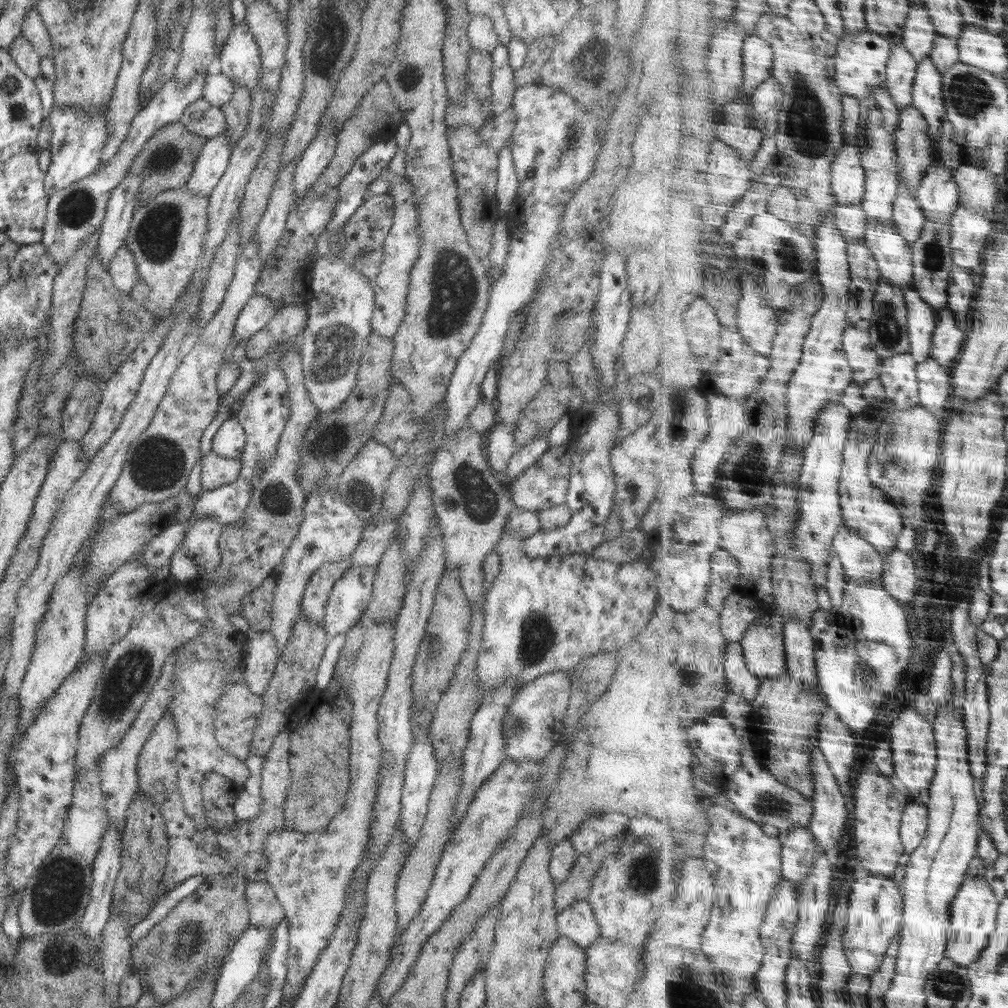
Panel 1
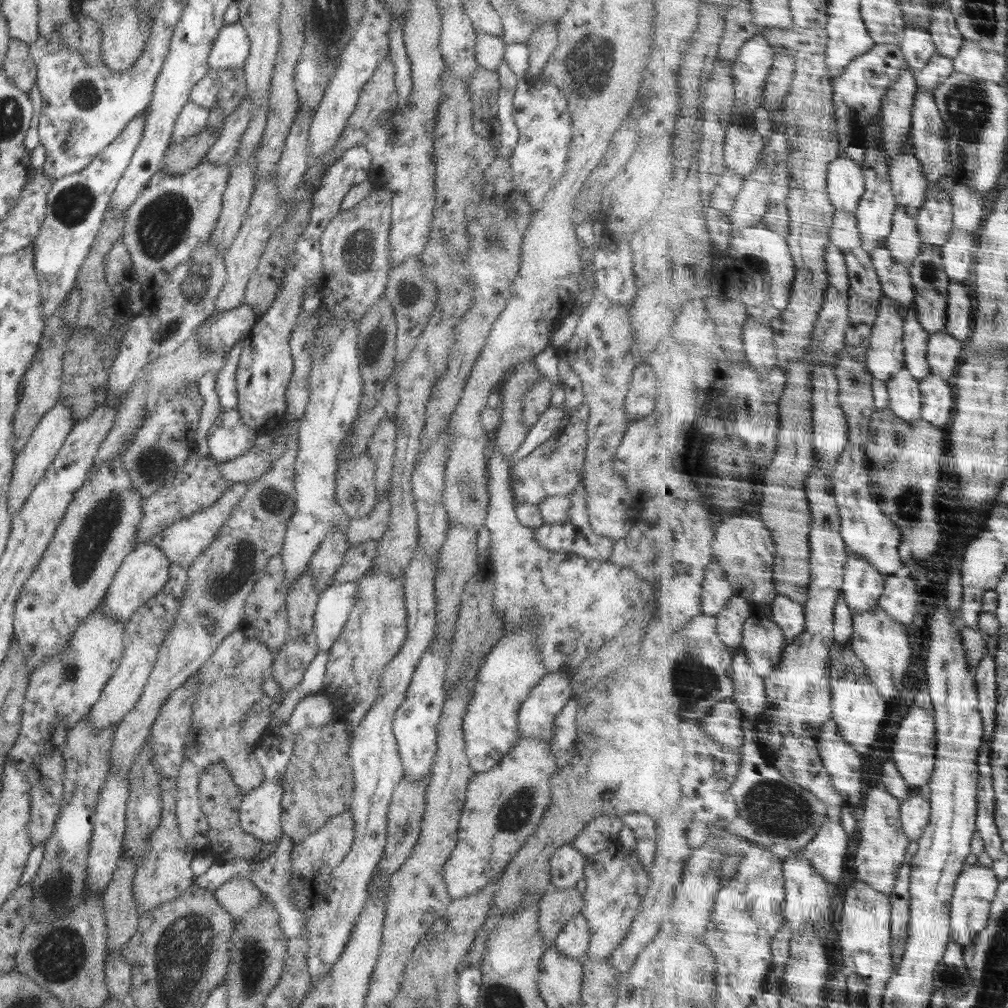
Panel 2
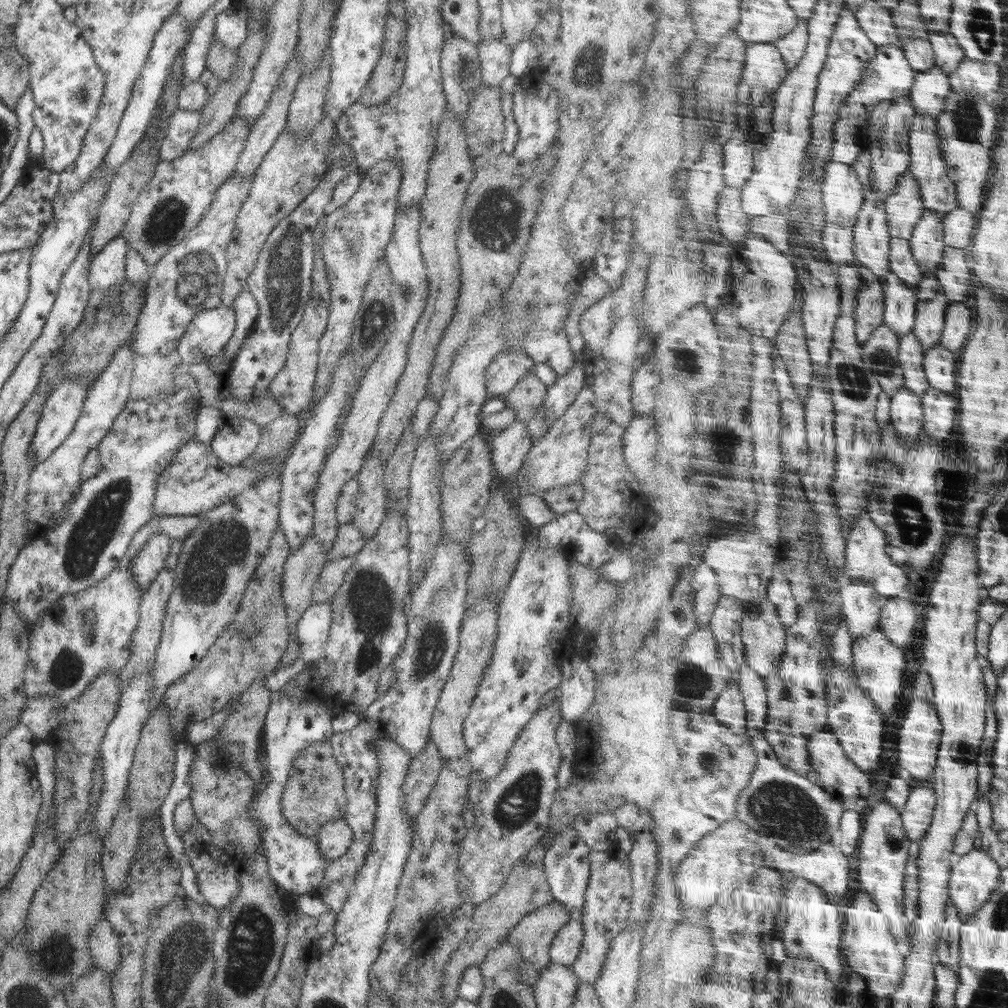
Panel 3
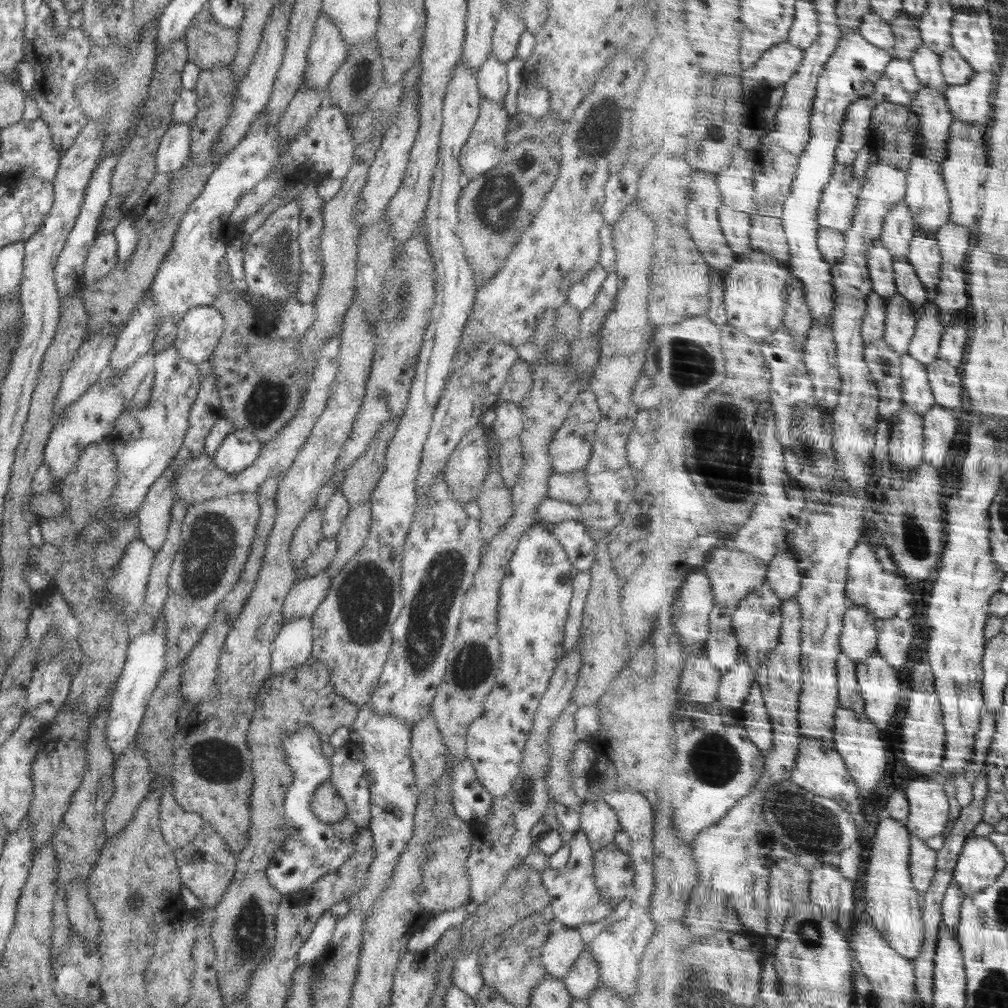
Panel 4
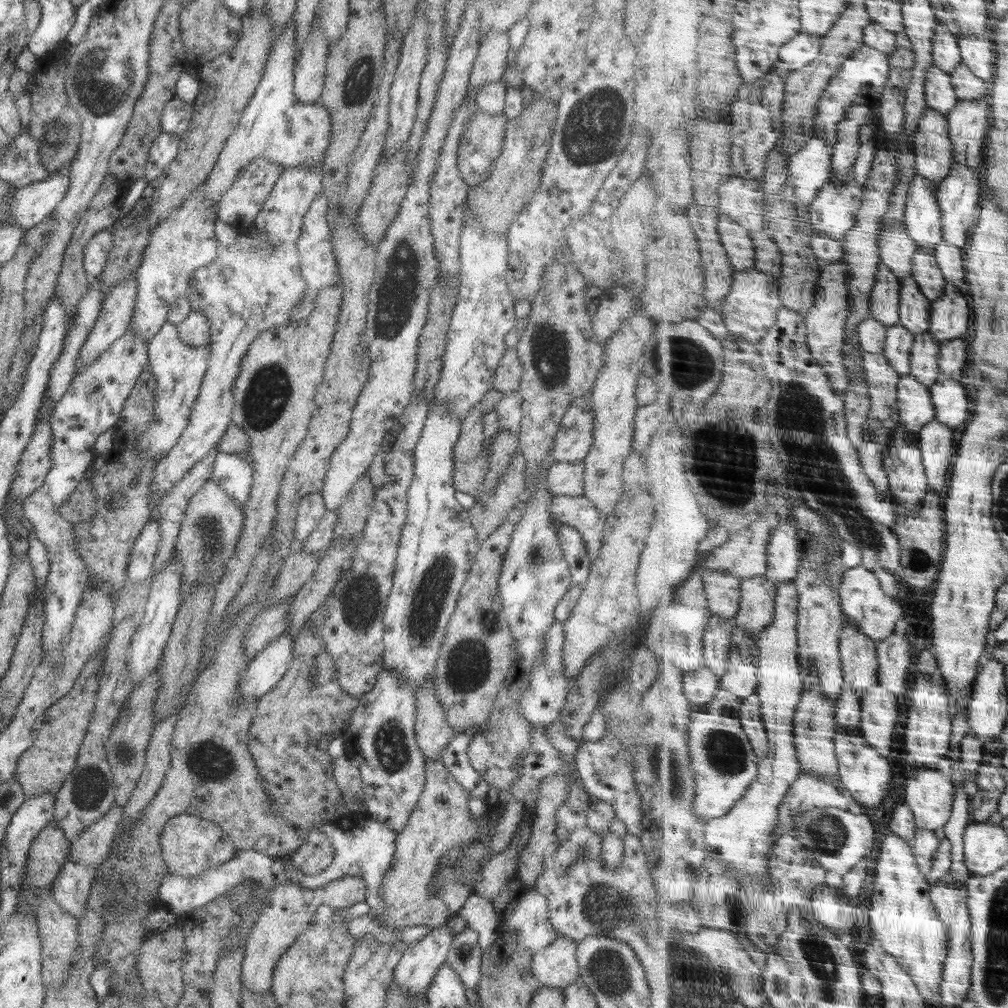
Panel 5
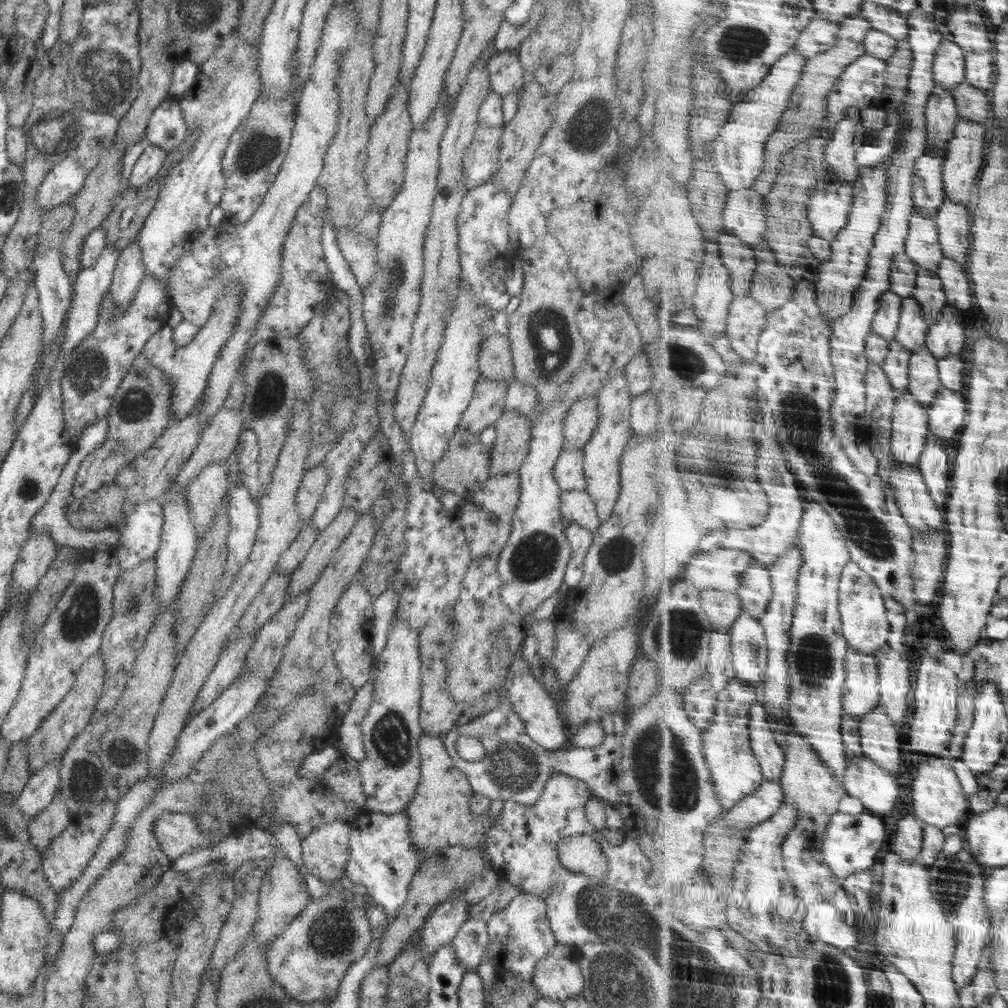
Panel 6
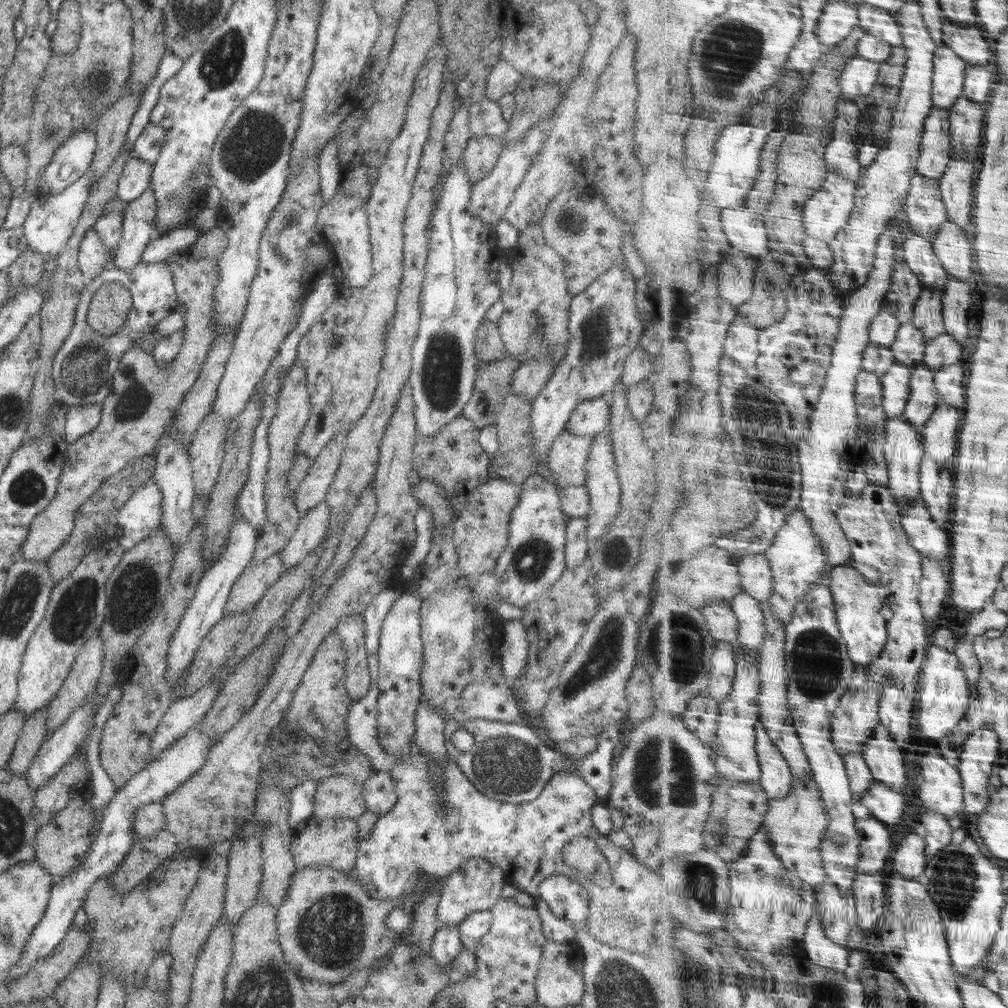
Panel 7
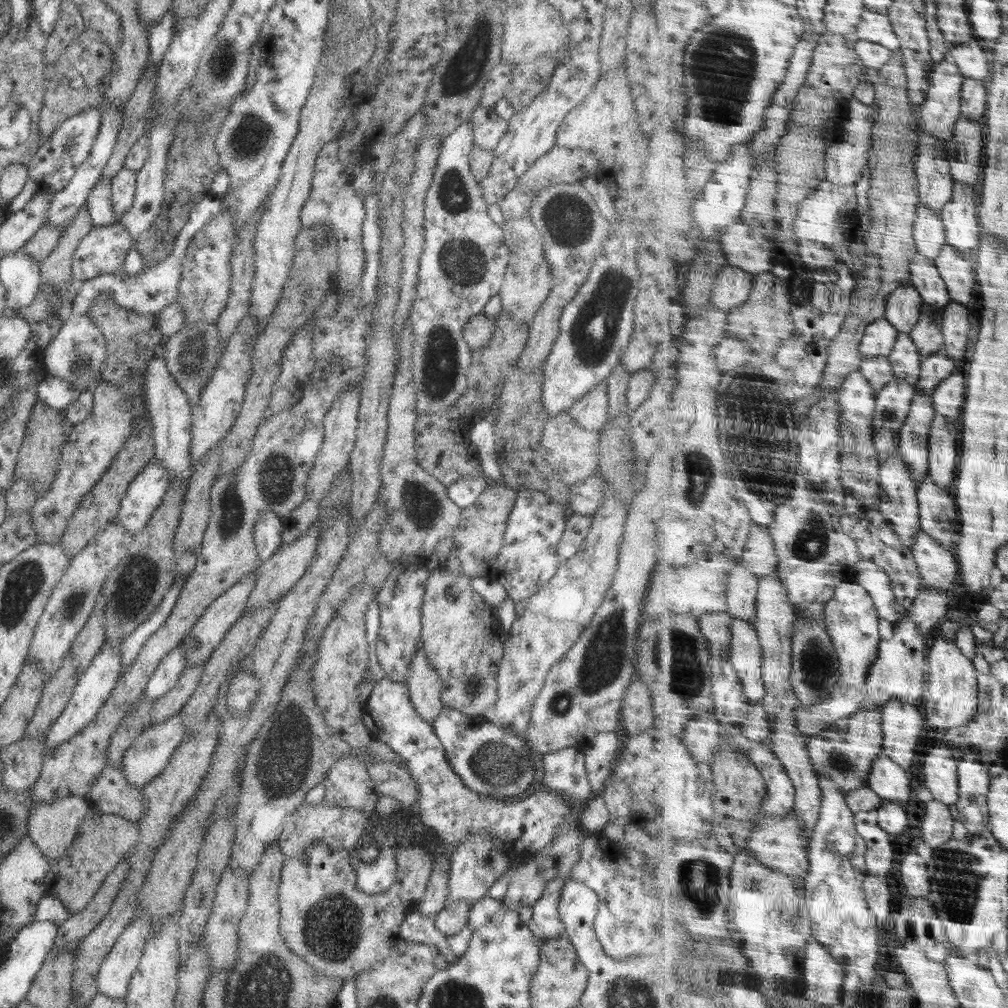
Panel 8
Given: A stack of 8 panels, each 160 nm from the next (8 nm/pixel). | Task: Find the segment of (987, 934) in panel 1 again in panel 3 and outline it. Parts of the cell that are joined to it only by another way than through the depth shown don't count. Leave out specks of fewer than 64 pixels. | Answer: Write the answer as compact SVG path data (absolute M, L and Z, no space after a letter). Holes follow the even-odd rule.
M973 849L962 856L951 874L951 899L960 909L962 924L968 924L974 914L993 897L1001 885L1003 868L984 849Z

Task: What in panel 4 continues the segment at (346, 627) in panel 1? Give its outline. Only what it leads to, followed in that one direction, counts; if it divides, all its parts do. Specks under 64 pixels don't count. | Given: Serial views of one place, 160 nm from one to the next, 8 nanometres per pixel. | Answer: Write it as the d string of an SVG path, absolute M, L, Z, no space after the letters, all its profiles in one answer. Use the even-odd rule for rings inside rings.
M311 617L284 621L270 653L272 676L282 676L291 668L296 669L312 657L312 651Z

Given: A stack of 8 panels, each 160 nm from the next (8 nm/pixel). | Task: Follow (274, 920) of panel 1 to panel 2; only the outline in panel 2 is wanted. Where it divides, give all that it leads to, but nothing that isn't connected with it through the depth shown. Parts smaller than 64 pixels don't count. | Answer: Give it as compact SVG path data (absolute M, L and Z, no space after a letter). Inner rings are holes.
M243 878L224 882L213 893L222 908L234 919L250 914L263 899L261 890L251 880Z

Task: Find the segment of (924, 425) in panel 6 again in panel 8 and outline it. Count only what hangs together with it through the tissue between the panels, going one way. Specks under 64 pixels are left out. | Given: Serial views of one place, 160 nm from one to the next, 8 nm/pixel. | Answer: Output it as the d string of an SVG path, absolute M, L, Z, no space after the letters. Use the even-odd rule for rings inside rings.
M900 452L892 453L888 461L883 462L880 478L883 501L879 504L880 511L886 523L900 535L901 541L906 546L914 547L917 536L923 531L921 527L921 503L919 502L919 488L914 471L904 461Z

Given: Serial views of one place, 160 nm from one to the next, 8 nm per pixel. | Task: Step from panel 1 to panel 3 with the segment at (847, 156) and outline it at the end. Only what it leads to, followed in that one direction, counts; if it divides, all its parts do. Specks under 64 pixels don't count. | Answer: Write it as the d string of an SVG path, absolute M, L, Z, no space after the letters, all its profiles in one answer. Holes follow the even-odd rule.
M828 164L823 186L828 224L855 227L867 201L868 189L852 164Z

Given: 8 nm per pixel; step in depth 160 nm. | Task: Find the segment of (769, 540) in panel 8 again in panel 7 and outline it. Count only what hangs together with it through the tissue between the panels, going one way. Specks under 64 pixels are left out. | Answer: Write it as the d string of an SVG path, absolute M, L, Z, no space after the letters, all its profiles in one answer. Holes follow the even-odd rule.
M767 553L744 556L740 565L743 591L760 602L775 594L775 574Z

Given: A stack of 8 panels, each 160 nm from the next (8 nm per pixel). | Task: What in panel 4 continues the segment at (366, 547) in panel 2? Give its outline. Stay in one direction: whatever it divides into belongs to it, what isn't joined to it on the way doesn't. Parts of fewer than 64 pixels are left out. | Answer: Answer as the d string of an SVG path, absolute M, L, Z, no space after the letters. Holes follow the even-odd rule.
M324 571L314 577L298 580L282 605L283 620L288 622L302 616L310 617L330 592L332 579L328 572Z

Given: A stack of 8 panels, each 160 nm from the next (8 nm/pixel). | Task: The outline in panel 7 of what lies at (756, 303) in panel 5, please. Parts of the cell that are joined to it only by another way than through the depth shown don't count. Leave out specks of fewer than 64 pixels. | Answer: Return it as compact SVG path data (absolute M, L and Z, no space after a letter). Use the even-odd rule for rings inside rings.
M738 313L727 338L725 354L735 358L739 364L754 366L760 358L761 332L762 330L758 330L752 322Z

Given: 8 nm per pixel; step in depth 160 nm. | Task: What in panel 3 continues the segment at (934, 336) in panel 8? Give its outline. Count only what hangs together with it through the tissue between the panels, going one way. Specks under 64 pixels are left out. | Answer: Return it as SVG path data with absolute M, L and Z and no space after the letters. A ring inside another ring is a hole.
M926 209L925 216L918 223L914 236L910 240L913 253L924 272L937 274L944 261L948 248L945 241L945 218L946 214Z

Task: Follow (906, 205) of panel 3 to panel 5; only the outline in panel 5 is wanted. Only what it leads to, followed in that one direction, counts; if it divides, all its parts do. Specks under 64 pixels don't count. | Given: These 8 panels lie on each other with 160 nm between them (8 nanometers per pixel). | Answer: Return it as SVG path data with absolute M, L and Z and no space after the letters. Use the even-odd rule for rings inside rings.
M899 222L881 237L881 254L887 264L904 281L915 276L914 256L919 251L916 241L910 236L907 224Z

